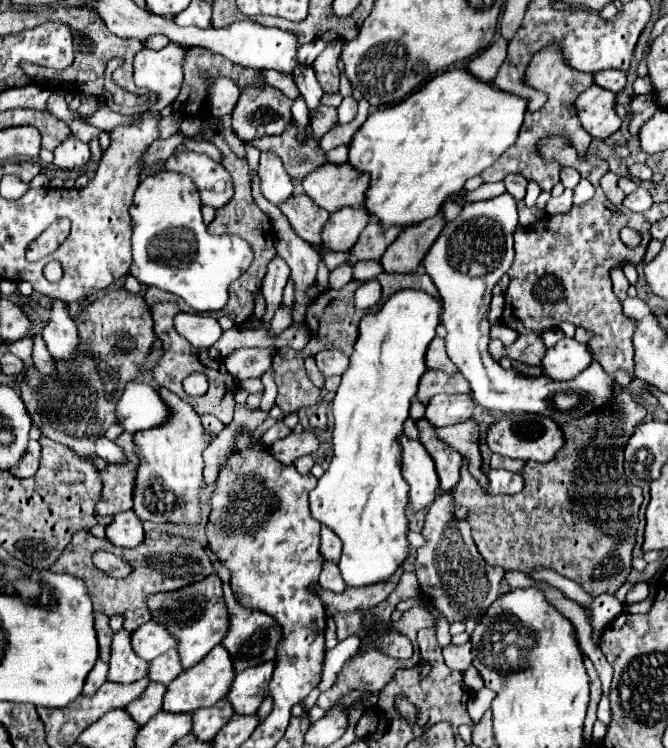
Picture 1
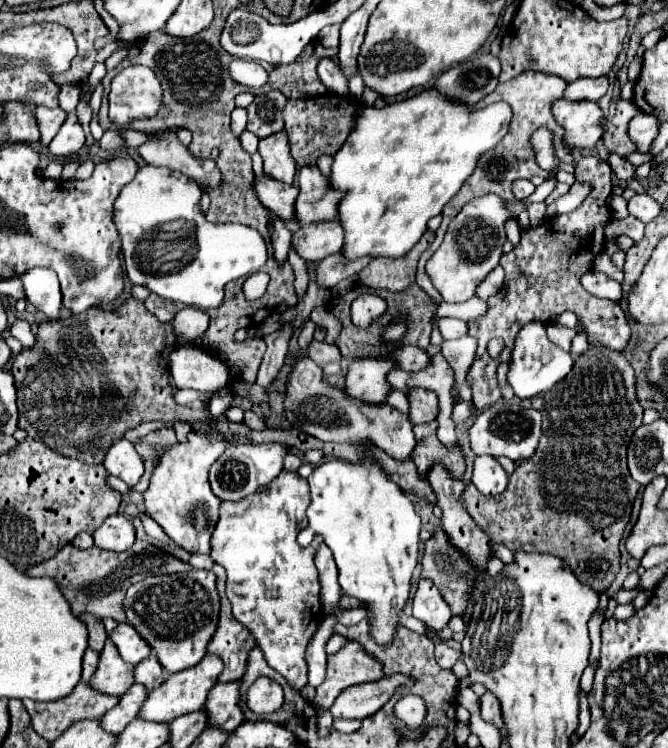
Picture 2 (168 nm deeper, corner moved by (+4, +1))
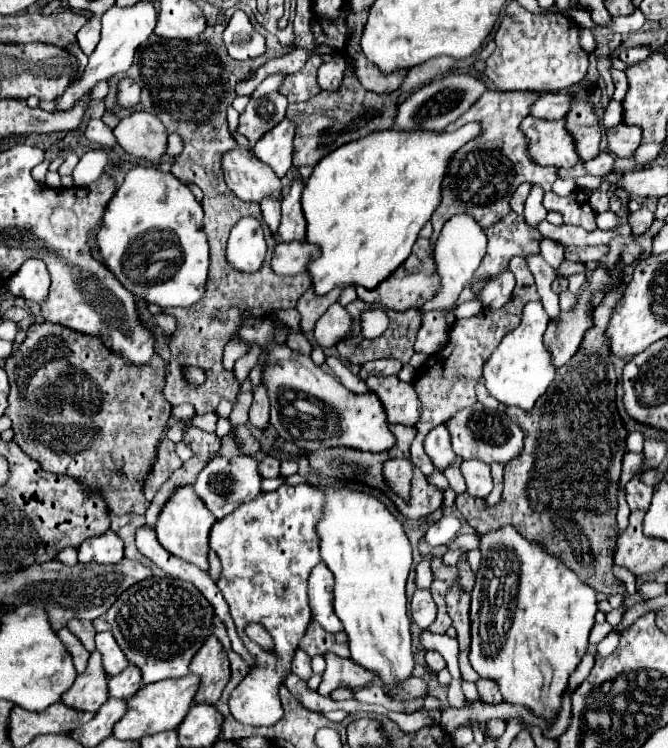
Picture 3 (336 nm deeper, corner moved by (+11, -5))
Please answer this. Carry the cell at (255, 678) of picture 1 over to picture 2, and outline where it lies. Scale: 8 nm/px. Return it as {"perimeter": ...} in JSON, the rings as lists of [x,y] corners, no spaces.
{"perimeter":[[[234,680],[232,684],[216,684],[212,688],[204,704],[210,726],[218,726],[226,732],[234,732],[244,722],[244,712],[238,706],[240,682],[242,680]]]}

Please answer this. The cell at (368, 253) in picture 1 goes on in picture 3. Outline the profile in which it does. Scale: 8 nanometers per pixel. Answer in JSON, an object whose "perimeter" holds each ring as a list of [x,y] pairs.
{"perimeter":[[[309,288],[309,290],[299,298],[297,310],[299,310],[299,314],[301,314],[301,330],[303,330],[303,332],[311,332],[311,330],[315,328],[315,322],[327,312],[327,308],[329,308],[331,304],[337,302],[341,290],[343,290],[343,288],[335,288],[335,290],[331,290],[327,296],[321,296],[321,298],[319,298],[319,296],[315,296],[313,290]]]}

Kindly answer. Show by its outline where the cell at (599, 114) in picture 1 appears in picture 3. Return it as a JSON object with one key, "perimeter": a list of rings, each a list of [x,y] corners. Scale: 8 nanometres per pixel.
{"perimeter":[[[527,116],[521,122],[521,132],[527,140],[529,158],[539,166],[573,168],[579,162],[573,138],[565,130],[563,120],[547,122]]]}

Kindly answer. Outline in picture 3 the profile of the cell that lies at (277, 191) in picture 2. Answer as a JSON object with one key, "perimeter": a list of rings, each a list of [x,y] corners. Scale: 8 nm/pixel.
{"perimeter":[[[235,146],[221,158],[227,186],[247,202],[261,202],[265,196],[281,196],[281,180],[261,162],[251,148]]]}

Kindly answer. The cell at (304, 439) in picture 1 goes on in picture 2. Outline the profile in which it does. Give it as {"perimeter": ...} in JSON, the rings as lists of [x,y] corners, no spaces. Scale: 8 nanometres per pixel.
{"perimeter":[[[268,442],[268,444],[252,444],[252,446],[236,446],[226,450],[216,464],[210,468],[210,486],[212,492],[220,498],[220,500],[242,500],[248,494],[256,492],[260,486],[266,486],[268,482],[272,482],[284,468],[284,456],[290,452],[290,448],[286,444],[276,444],[276,442]]]}

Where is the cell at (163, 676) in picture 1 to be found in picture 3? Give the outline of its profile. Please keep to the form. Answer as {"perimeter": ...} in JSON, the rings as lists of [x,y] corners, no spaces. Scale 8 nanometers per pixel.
{"perimeter":[[[127,666],[121,674],[109,678],[109,696],[113,698],[131,698],[141,688],[141,670],[137,666]]]}

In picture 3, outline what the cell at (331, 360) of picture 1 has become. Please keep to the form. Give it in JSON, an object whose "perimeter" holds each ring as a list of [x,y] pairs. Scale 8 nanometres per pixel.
{"perimeter":[[[287,332],[285,344],[301,354],[311,354],[311,342],[307,340],[307,336],[303,332]]]}

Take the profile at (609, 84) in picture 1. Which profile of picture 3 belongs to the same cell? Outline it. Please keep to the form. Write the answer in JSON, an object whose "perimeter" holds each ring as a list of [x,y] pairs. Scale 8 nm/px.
{"perimeter":[[[557,92],[557,94],[541,94],[537,102],[531,106],[533,118],[545,118],[545,120],[561,120],[565,112],[569,110],[569,104],[573,100],[573,92]]]}

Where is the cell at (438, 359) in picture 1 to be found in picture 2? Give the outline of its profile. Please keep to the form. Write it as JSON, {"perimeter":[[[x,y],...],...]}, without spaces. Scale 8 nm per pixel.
{"perimeter":[[[402,346],[396,354],[394,360],[398,364],[398,368],[408,370],[408,372],[420,372],[430,364],[430,356],[426,350],[416,348],[416,346]]]}

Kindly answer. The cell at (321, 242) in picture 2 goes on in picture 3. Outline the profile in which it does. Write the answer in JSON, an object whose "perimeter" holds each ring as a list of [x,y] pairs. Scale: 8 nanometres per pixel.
{"perimeter":[[[279,242],[271,258],[271,268],[279,276],[295,276],[305,272],[317,254],[319,250],[307,242]]]}

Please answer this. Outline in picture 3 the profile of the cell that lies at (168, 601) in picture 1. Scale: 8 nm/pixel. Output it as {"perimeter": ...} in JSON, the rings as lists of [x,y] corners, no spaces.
{"perimeter":[[[171,576],[147,578],[125,590],[107,610],[111,634],[133,666],[141,670],[145,684],[189,674],[189,662],[211,634],[213,606],[193,586]]]}

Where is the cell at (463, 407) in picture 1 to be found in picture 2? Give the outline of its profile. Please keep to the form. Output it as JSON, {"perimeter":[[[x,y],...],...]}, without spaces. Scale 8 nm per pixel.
{"perimeter":[[[412,390],[408,394],[410,400],[410,422],[412,424],[428,424],[438,418],[440,406],[438,396],[430,390]]]}

